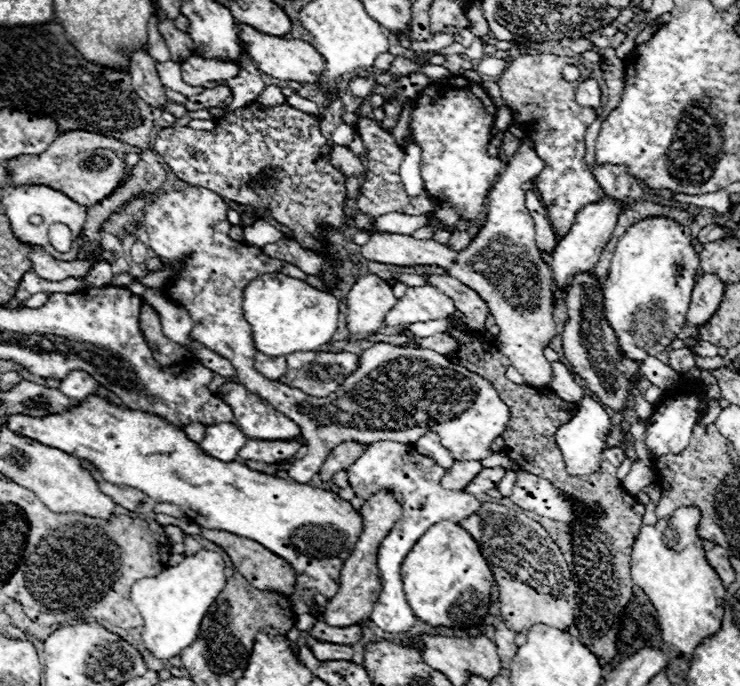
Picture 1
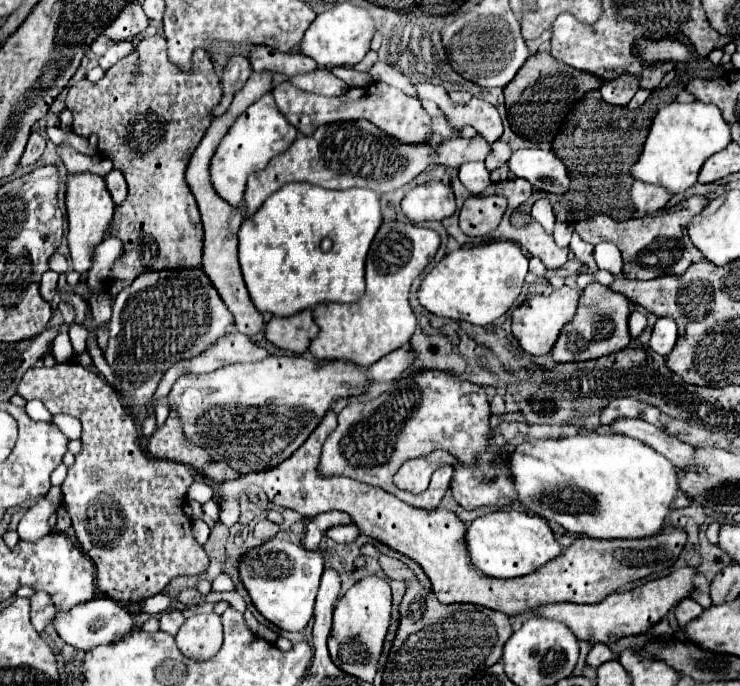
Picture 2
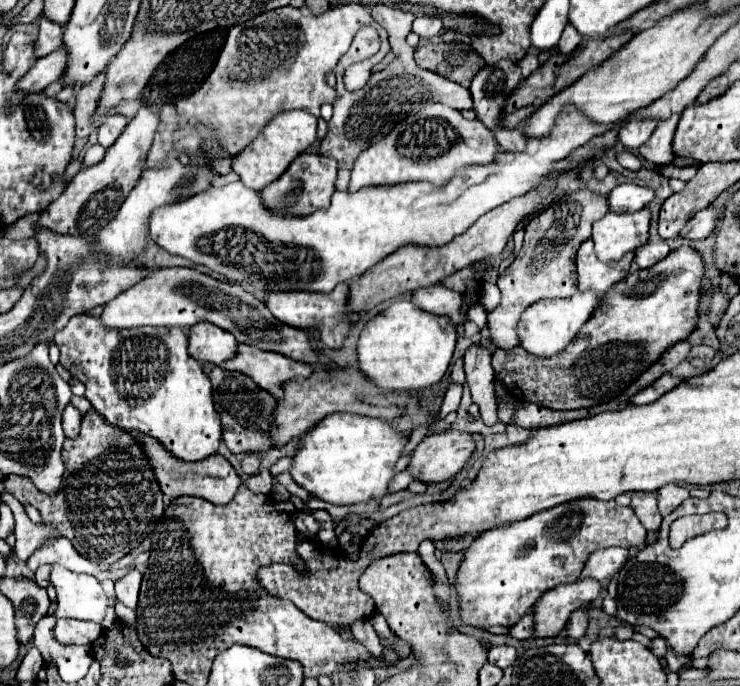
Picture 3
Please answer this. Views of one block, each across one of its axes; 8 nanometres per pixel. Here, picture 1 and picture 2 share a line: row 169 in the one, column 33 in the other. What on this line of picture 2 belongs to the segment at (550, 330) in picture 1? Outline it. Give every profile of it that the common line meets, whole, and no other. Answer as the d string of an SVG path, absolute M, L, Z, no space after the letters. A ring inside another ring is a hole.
M46 498L38 500L22 516L22 520L18 524L18 536L20 536L20 540L24 540L24 542L36 542L36 540L44 538L52 530L52 526L48 524L48 518L56 510L58 510L58 506L54 506L50 500L46 500Z

